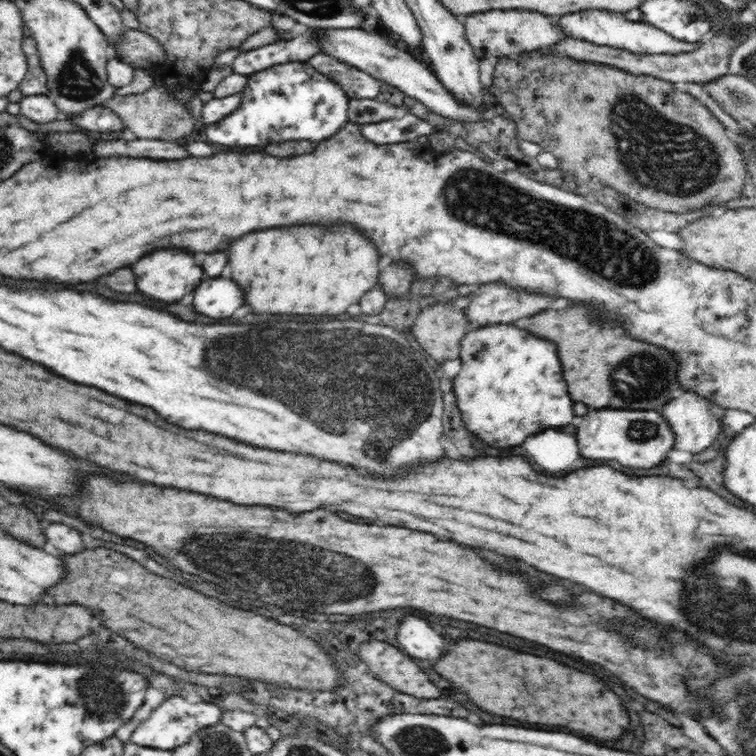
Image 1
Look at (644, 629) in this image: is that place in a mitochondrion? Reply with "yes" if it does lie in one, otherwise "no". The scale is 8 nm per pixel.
no

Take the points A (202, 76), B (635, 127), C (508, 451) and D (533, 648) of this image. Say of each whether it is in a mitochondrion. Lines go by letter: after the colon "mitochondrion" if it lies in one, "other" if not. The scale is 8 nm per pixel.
A: other
B: mitochondrion
C: other
D: other

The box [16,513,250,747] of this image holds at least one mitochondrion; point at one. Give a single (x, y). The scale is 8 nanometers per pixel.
(103, 695)

